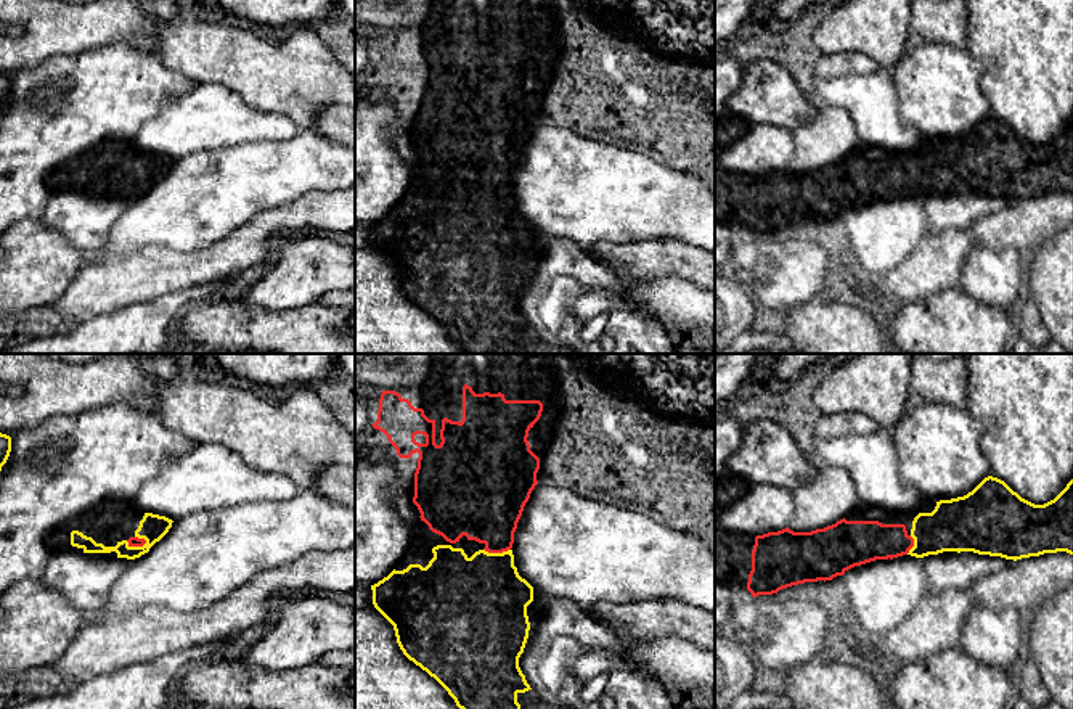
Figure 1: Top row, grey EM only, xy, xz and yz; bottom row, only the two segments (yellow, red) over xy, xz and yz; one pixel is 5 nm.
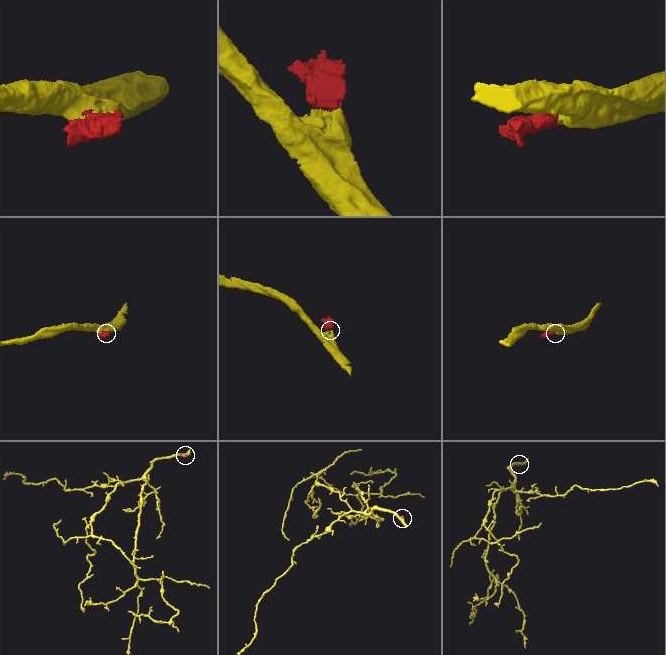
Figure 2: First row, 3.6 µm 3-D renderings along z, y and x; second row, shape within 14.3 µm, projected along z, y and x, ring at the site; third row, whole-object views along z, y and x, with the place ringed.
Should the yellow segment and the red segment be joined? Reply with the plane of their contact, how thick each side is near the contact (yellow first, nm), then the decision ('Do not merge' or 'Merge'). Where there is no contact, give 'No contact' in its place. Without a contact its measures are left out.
Touches yellow in xz. Thickness 440 nm (yellow) against 360 nm. Merge

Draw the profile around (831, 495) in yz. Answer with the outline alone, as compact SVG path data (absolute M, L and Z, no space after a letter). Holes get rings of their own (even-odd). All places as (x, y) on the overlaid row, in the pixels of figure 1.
M842 466L818 468L813 482L792 492L794 514L789 529L811 532L843 519L858 503L850 473Z

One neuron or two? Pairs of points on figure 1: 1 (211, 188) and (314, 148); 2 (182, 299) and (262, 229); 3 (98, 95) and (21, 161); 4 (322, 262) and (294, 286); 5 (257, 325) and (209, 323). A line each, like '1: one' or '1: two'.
1: one
2: two
3: one
4: one
5: one

